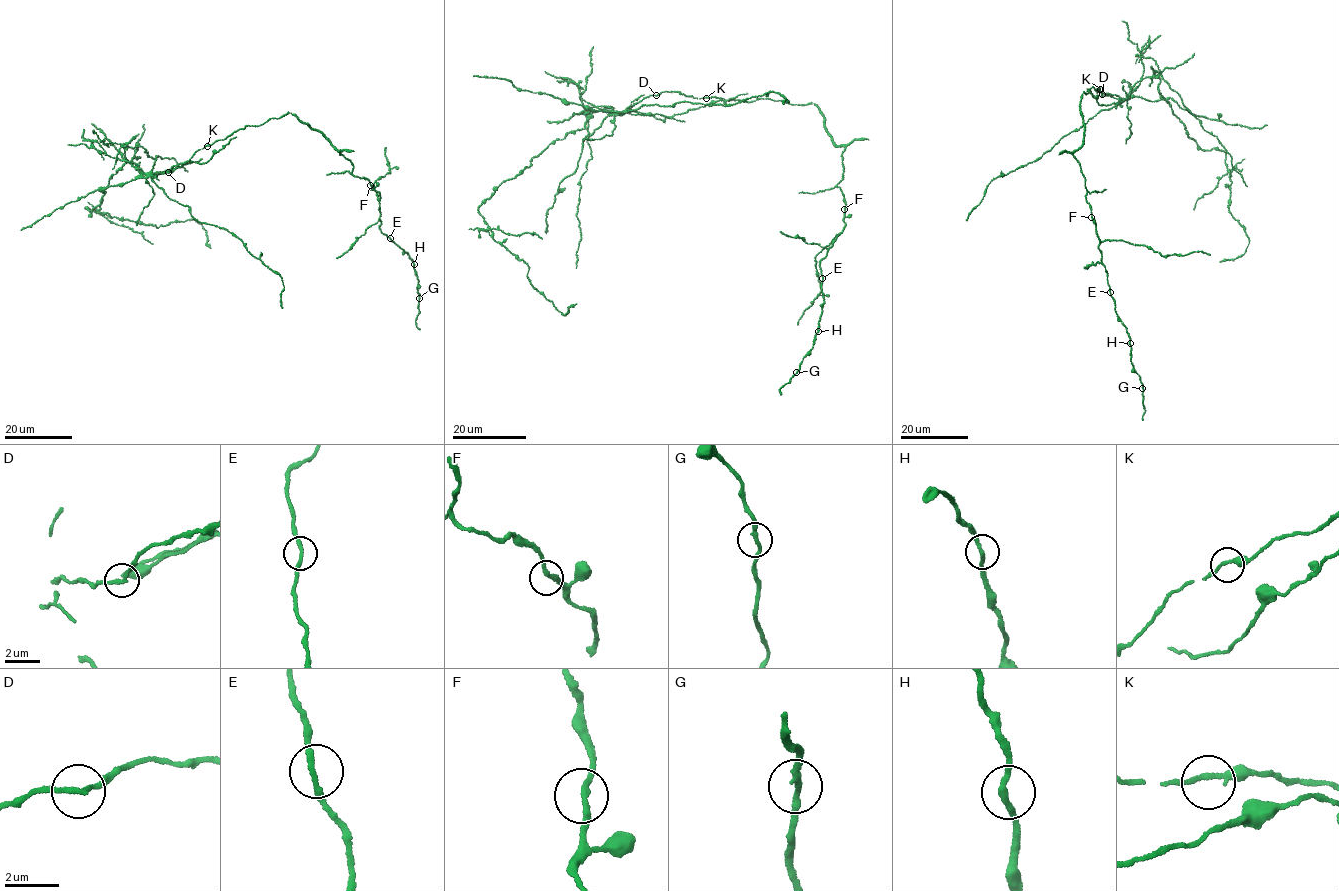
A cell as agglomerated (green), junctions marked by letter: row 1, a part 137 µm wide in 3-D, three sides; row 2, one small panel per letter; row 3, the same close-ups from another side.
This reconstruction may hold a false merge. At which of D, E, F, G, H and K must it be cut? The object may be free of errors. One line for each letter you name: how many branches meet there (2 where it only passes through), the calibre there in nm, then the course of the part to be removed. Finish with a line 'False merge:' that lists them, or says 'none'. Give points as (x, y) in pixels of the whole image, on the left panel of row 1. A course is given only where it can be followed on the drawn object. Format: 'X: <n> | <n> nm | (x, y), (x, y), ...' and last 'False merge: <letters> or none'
D: 2 | 190 nm | (168, 172), (124, 160), (125, 144), (127, 162), (92, 214), (85, 208), (158, 227), (196, 221), (211, 248)
False merge: D

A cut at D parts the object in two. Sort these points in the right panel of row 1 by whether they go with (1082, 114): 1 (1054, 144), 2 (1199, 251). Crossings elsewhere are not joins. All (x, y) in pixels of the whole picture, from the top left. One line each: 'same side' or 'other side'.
1: other side
2: same side

